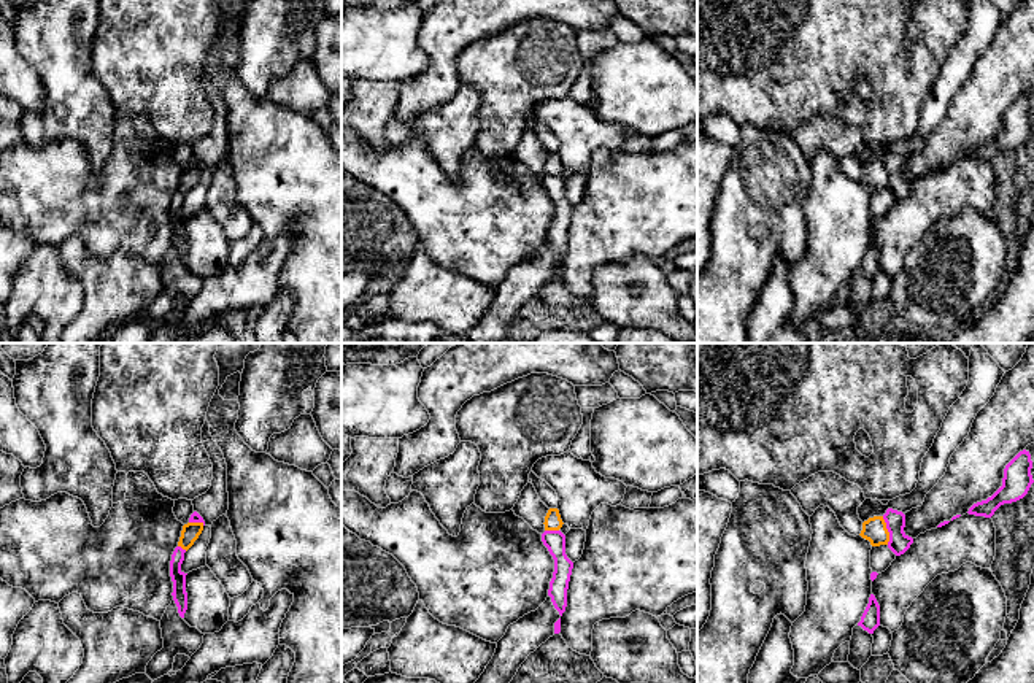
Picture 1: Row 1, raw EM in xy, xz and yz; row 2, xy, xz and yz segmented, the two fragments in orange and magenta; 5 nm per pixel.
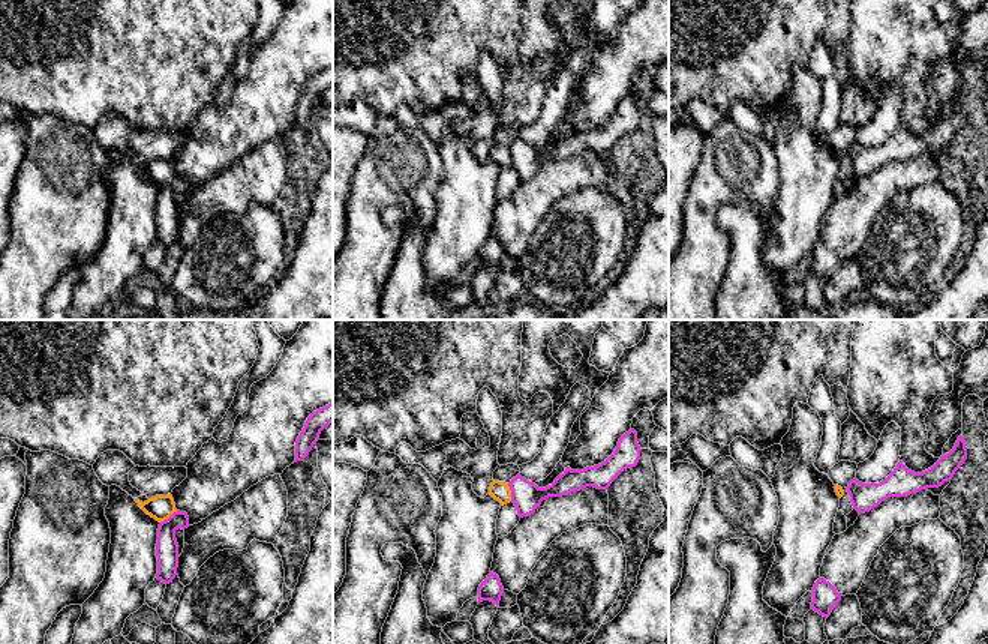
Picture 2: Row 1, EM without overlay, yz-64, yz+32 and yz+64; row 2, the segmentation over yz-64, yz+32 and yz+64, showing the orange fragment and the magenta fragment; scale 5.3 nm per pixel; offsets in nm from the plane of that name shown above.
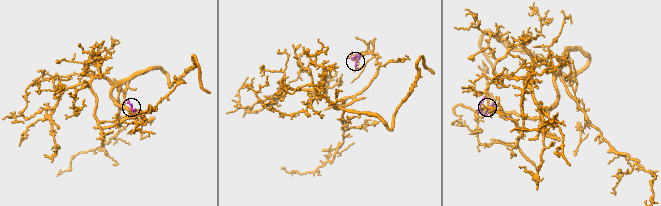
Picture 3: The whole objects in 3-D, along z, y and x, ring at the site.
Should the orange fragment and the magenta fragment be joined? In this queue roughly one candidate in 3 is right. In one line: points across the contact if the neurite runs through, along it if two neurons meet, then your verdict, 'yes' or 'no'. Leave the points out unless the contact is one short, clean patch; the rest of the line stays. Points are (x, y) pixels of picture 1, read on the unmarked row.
border along yz (882, 161), (888, 177), (888, 188); no

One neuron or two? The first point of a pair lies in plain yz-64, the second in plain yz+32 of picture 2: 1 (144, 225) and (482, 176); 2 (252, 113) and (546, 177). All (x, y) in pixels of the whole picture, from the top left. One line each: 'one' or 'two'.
1: one
2: two

